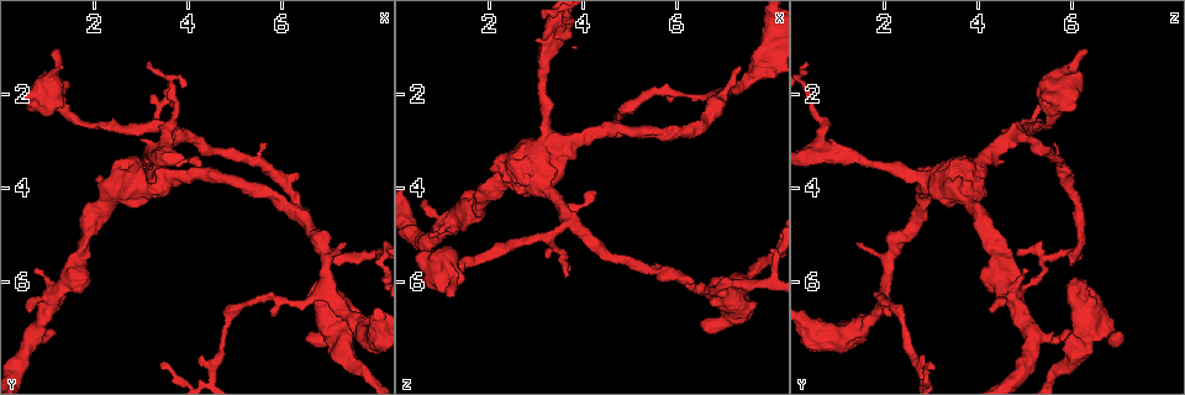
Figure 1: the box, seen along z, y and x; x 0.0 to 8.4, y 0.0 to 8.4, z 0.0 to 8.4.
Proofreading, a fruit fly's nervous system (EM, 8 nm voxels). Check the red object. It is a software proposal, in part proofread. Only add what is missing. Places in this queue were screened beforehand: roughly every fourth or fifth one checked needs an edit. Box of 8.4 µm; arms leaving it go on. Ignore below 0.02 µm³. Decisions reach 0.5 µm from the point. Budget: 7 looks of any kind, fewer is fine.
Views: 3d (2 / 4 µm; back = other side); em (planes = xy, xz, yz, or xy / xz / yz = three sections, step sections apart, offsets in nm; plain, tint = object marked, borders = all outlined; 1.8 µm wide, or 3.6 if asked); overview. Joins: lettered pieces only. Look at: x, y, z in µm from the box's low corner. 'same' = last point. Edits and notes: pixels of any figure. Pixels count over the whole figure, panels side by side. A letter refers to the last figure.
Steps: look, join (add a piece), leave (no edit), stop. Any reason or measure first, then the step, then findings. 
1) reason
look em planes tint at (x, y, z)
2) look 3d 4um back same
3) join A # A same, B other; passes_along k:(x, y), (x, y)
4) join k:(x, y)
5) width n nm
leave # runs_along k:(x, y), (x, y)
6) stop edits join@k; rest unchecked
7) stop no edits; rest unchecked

free end
look 3d 2um at (6.60, 7.15, 7.05)

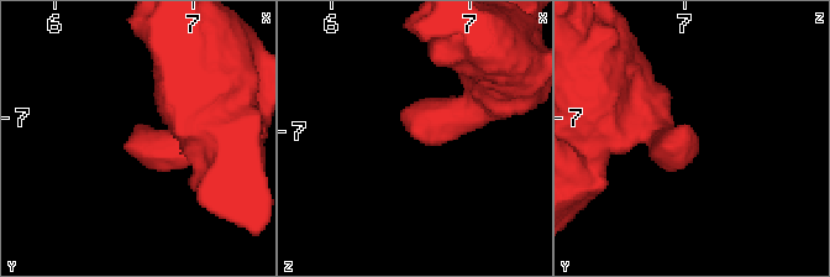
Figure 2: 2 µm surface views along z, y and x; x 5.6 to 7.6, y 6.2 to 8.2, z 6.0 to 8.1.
shape alone is not enough
look em planes borders at (6.64, 7.14, 7.06)

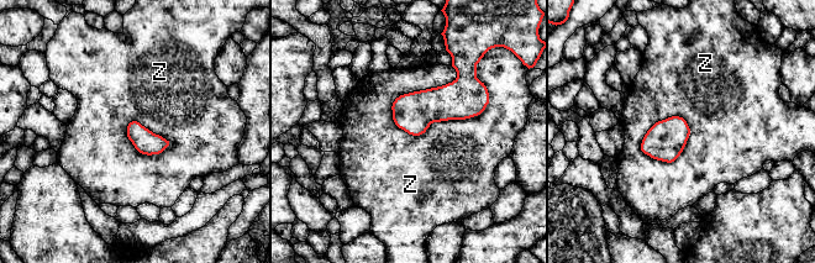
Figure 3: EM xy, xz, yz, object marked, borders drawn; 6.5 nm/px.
leave # Z other; no lettered piece goes on from it

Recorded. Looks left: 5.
free end
look 3d 4um at (0.65, 6.65, 4.25)

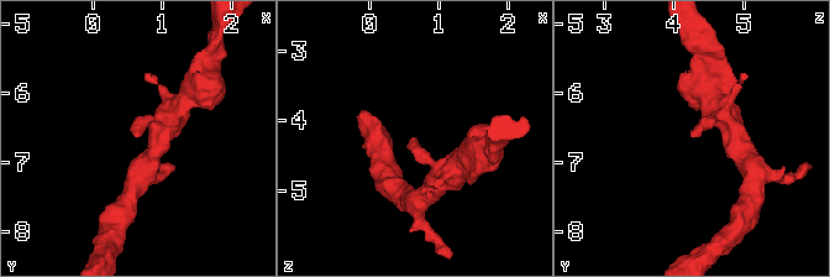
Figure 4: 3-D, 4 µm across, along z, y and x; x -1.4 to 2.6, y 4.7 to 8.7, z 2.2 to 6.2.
need the tissue
look em planes borders at (0.60, 6.65, 4.30)

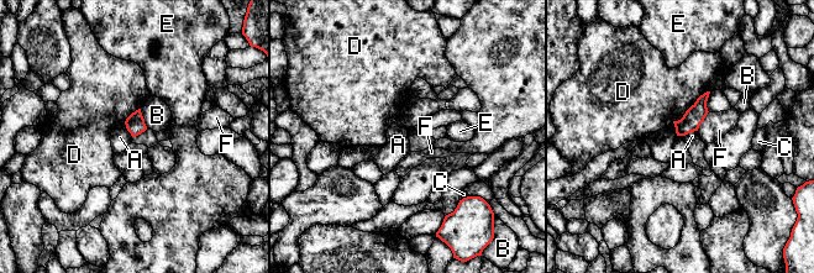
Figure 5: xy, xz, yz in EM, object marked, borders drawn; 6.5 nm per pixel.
leave # A other, B other, C other, D other, E other, F other; border 5:(697, 130), (678, 136); no lettered piece goes on from it

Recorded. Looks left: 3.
branch stops here
look em 3.6um xz step 4 borders at (1.15, 1.10, 6.30)

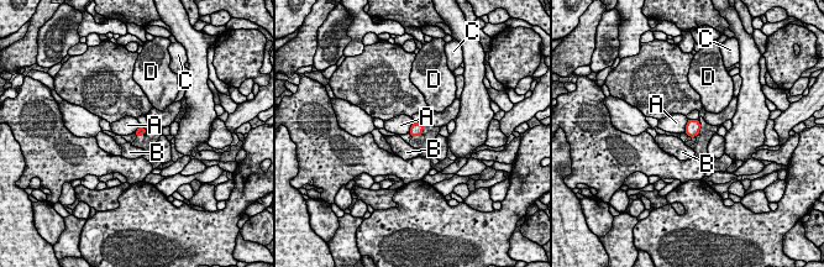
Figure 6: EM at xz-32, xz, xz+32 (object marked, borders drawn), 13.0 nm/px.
look em 3.6um planes borders same

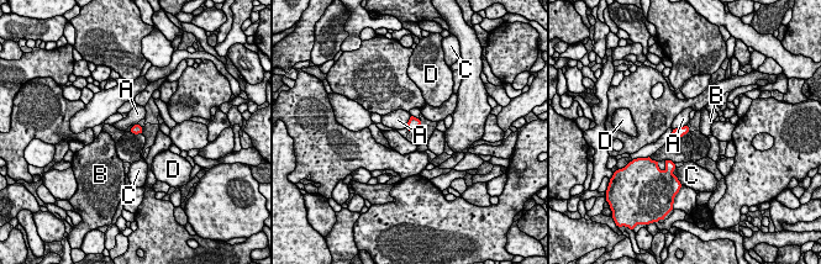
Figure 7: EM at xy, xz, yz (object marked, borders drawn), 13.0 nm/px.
leave # A other, B other, C other, D other; border 7:(687, 125), (673, 130); no lettered piece goes on from it

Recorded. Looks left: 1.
stop no edits; rest unchecked

